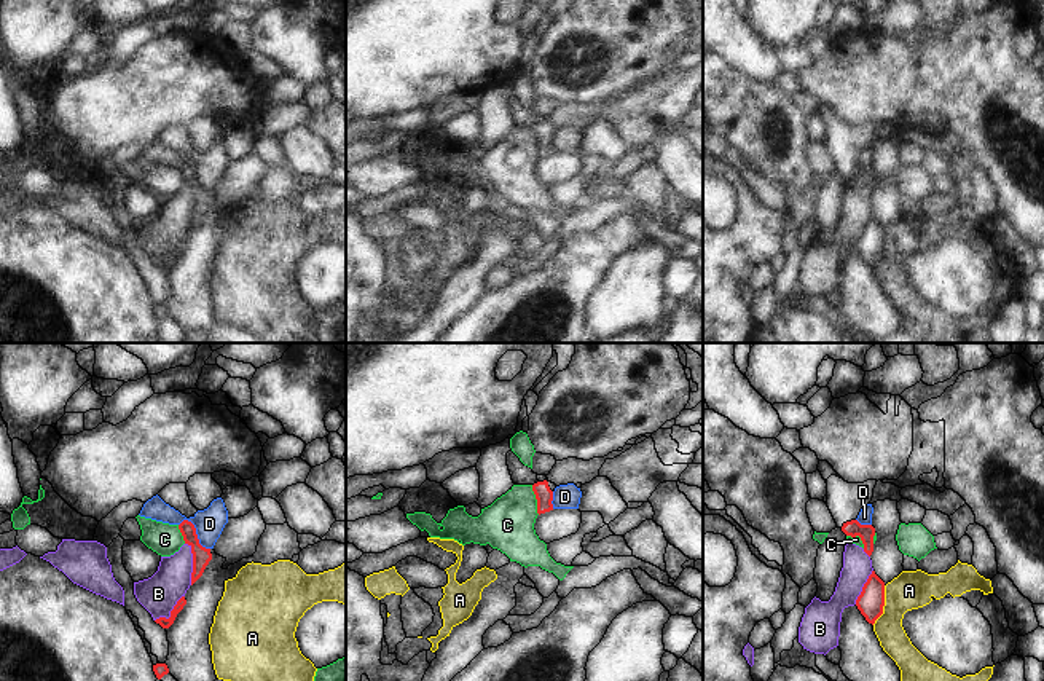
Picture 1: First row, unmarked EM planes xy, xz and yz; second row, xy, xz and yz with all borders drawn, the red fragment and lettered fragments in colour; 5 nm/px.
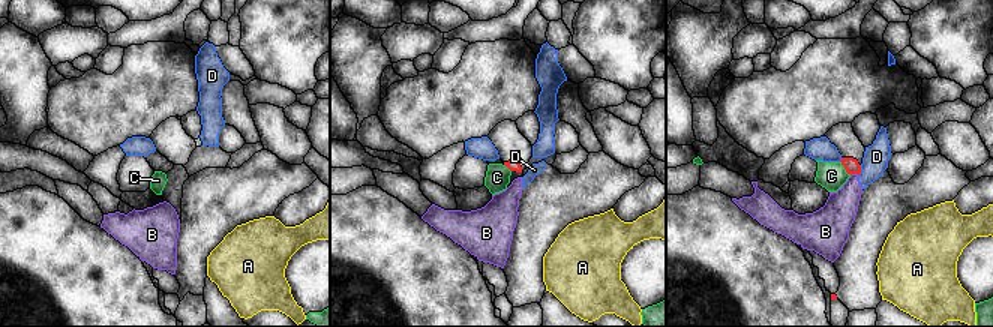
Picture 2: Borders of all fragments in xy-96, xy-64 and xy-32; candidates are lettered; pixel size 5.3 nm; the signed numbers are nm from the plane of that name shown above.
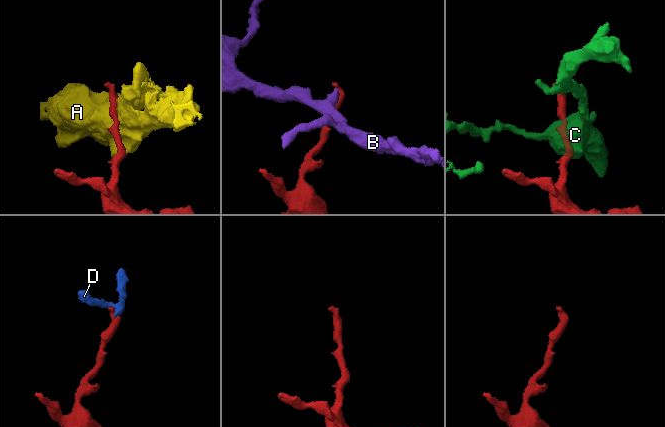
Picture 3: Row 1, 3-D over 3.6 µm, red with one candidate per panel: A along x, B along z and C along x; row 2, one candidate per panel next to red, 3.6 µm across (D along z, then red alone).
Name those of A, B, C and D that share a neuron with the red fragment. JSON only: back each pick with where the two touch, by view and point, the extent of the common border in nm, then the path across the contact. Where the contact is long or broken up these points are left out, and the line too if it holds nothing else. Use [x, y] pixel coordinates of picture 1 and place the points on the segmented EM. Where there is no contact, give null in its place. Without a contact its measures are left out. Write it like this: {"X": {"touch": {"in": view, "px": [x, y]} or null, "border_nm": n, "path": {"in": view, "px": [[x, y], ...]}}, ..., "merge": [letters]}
{"merge": []}

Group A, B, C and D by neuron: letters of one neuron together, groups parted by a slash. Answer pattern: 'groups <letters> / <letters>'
groups A / B D / C

